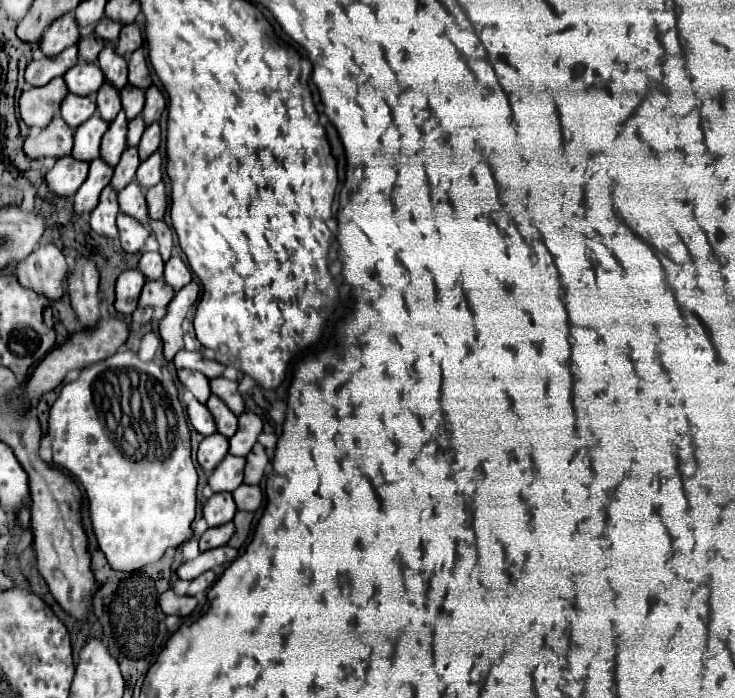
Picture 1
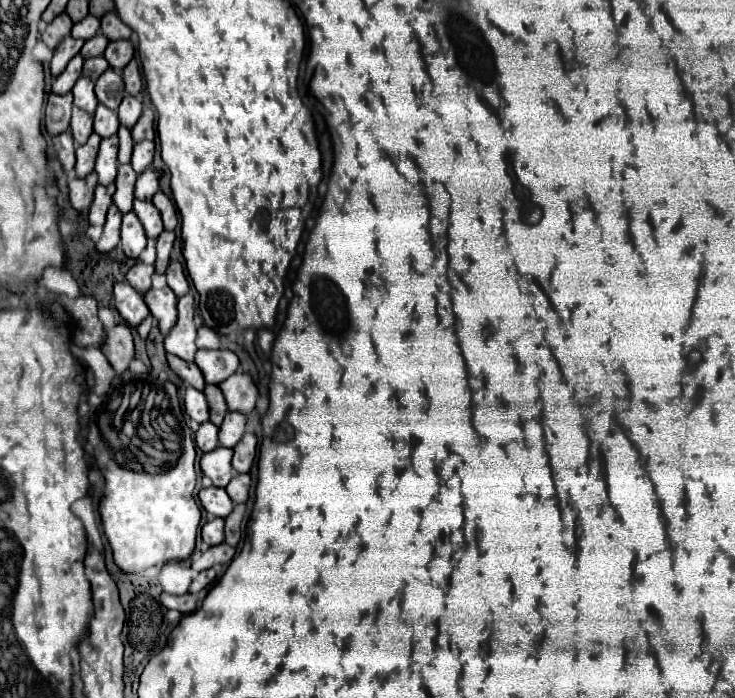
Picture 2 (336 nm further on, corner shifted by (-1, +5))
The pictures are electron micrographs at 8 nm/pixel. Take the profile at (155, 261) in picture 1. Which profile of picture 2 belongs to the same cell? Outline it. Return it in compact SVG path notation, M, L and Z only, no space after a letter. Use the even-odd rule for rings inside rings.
M137 260L135 266L127 272L127 282L135 290L139 290L139 292L147 292L151 288L151 276L153 276L153 272L155 272L155 266Z

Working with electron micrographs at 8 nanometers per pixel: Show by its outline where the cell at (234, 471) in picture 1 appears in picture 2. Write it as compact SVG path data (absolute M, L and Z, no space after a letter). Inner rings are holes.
M217 446L213 452L203 454L201 470L205 476L209 476L213 480L215 486L225 488L229 484L229 480L235 476L233 466L231 466L231 456L233 456L233 450L225 448L225 446Z

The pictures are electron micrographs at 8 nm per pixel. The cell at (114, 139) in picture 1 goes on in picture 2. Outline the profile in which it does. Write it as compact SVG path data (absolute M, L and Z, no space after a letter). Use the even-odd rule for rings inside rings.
M117 136L103 138L101 148L95 160L95 172L99 174L99 184L111 184L117 176L117 150L119 150L119 140Z

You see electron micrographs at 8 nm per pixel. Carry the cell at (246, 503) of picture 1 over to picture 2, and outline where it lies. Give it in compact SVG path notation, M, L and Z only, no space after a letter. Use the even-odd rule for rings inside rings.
M237 474L229 484L227 484L227 494L235 504L247 502L249 498L249 474Z

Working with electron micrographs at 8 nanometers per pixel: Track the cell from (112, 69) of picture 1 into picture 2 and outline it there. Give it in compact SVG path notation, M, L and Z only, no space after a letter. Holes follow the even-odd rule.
M107 68L95 82L95 94L103 106L117 110L125 96L125 86L123 86L121 74L115 72L113 68Z

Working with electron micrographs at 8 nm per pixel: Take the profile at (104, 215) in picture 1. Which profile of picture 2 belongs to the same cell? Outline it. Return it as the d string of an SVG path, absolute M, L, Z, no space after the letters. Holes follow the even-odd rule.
M111 206L109 212L107 212L107 222L105 222L105 228L103 228L103 236L101 240L97 242L97 250L99 252L109 252L113 250L117 244L119 244L119 228L121 228L121 212Z

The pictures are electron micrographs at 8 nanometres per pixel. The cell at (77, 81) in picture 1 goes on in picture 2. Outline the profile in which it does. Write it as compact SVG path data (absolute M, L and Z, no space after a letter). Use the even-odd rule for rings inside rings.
M81 76L79 80L77 80L77 84L73 86L73 96L75 96L75 100L73 100L73 104L75 106L79 106L81 110L85 110L85 112L89 112L89 114L93 114L95 112L95 108L97 108L97 96L95 96L95 84L93 82L89 82L89 78L87 76Z

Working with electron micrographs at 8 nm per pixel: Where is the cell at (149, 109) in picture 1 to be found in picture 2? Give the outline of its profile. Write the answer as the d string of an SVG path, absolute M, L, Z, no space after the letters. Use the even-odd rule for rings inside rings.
M145 108L141 118L137 120L137 124L131 128L131 134L133 134L133 140L139 142L139 140L153 140L155 138L155 130L153 130L153 122L155 122L155 114L151 108Z

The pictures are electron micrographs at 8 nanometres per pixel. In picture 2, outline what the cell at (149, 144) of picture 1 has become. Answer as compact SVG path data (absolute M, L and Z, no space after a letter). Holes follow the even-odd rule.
M141 140L135 144L131 164L137 174L141 174L153 162L153 152L155 152L155 144L151 140Z

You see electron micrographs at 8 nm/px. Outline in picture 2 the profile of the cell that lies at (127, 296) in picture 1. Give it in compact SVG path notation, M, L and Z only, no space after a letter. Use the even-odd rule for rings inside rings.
M117 282L113 288L113 296L117 300L119 314L125 318L129 326L139 326L141 320L149 314L149 308L143 302L143 296L127 282Z

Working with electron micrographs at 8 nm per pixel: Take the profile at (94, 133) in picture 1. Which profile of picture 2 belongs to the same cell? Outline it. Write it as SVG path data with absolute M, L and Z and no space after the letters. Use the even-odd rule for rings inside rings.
M95 132L89 136L87 144L79 146L77 148L77 164L75 164L75 172L79 178L85 178L89 172L93 172L93 166L95 166L95 156L97 156L97 150L99 150L99 142L101 142L101 136L97 136Z

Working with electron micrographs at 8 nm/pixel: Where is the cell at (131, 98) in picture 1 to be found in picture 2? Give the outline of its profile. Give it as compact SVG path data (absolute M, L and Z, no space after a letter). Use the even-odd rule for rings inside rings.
M127 94L127 96L123 98L117 114L119 114L119 122L121 122L123 126L133 128L135 122L139 120L139 116L141 116L141 102L139 102L137 98L133 98L133 96Z

